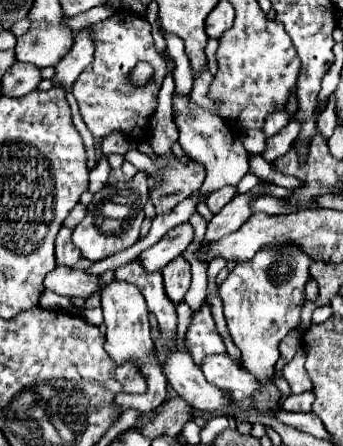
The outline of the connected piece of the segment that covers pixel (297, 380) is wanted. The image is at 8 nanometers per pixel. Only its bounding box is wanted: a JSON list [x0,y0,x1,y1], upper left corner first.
[283,347,313,393]

